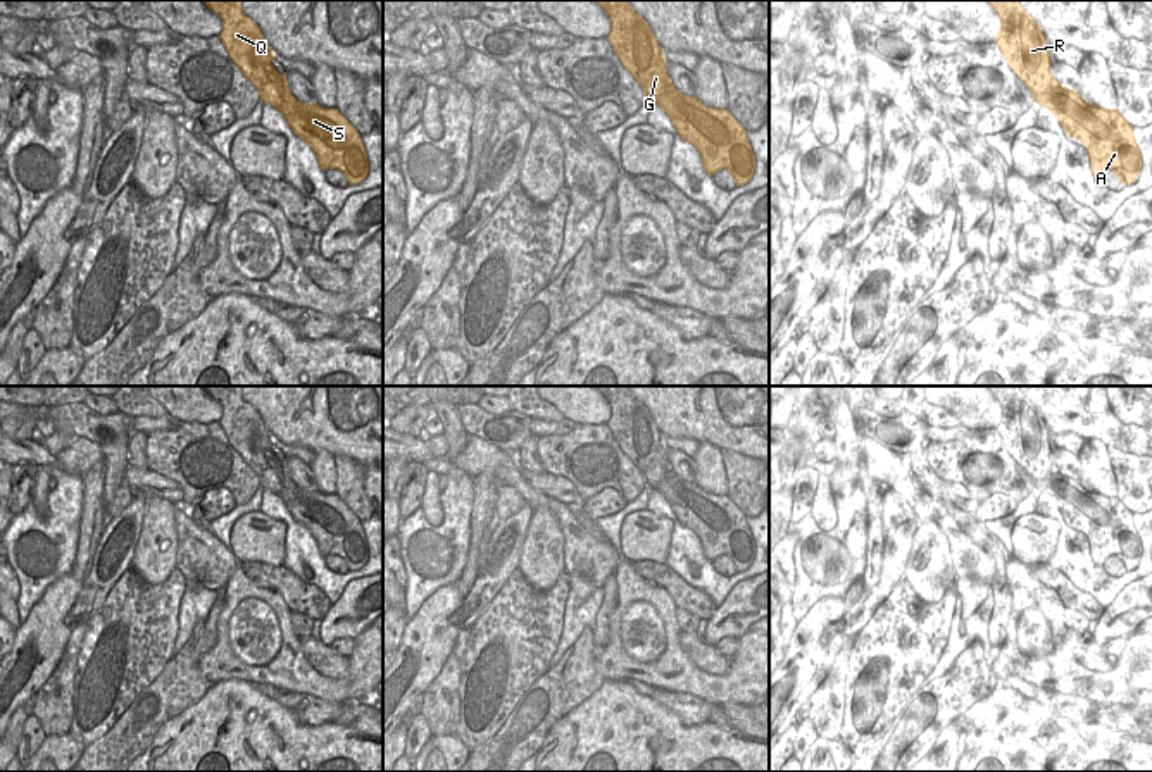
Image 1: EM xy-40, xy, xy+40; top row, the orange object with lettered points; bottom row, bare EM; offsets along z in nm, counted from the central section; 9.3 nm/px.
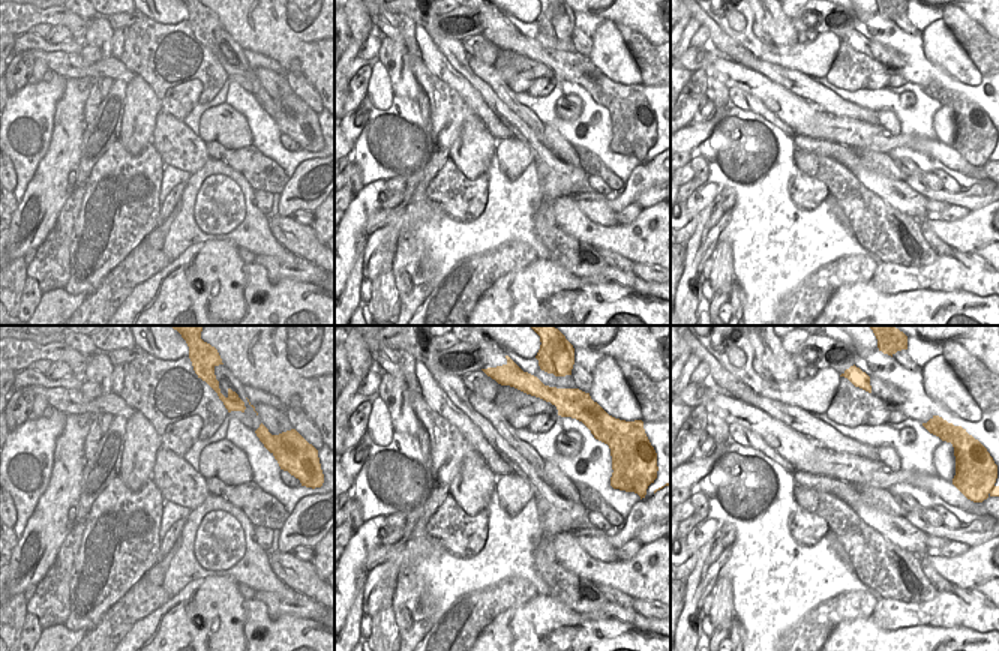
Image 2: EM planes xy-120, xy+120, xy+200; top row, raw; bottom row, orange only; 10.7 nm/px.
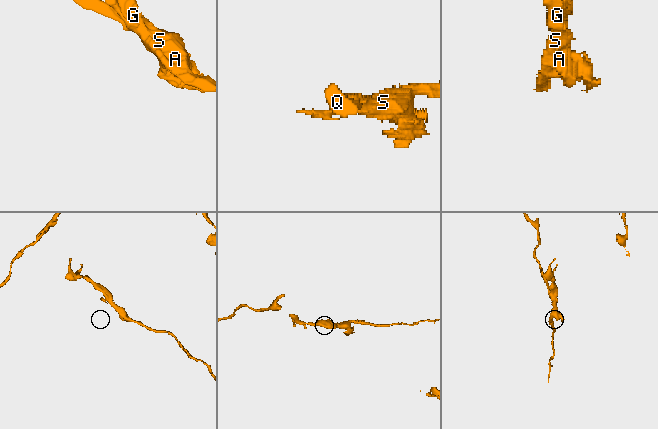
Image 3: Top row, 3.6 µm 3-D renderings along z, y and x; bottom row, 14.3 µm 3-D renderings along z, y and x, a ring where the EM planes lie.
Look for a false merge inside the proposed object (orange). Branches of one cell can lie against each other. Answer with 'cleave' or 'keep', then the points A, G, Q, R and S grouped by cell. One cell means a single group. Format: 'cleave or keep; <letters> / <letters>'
cleave; A S / G Q R

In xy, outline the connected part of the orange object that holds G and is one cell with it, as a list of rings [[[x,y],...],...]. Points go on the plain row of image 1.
[[[595,386],[610,405],[607,427],[623,453],[643,474],[648,488],[659,489],[666,479],[666,445],[648,408],[633,396],[629,386]]]

